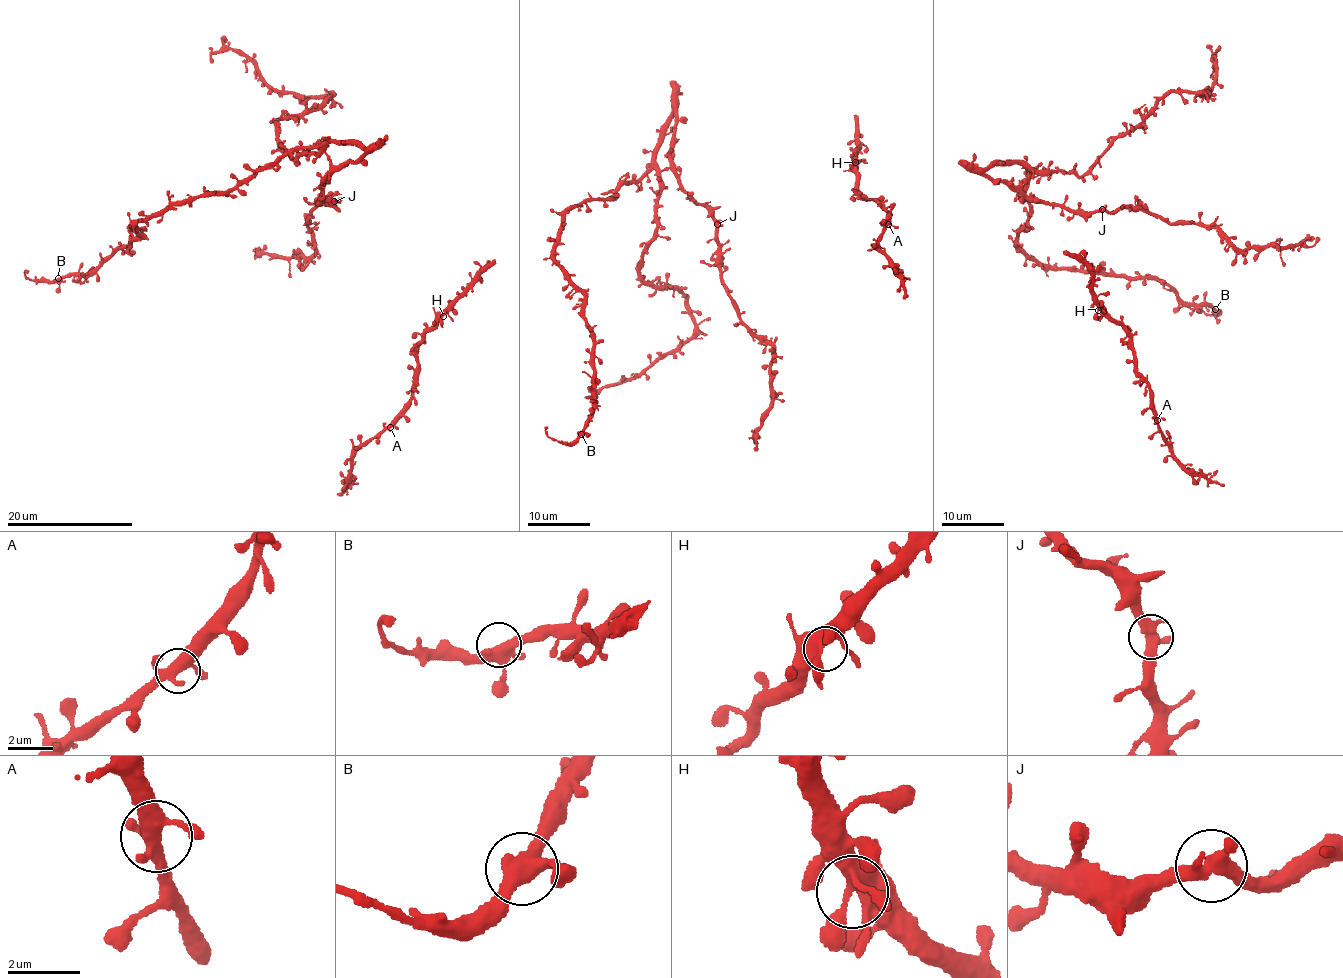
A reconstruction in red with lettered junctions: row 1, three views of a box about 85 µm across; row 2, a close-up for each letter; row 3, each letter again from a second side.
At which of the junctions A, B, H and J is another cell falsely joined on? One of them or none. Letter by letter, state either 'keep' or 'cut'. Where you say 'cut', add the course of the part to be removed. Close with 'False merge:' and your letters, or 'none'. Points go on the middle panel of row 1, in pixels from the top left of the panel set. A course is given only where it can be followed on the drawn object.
A: keep
B: keep
H: keep
J: keep
False merge: none

